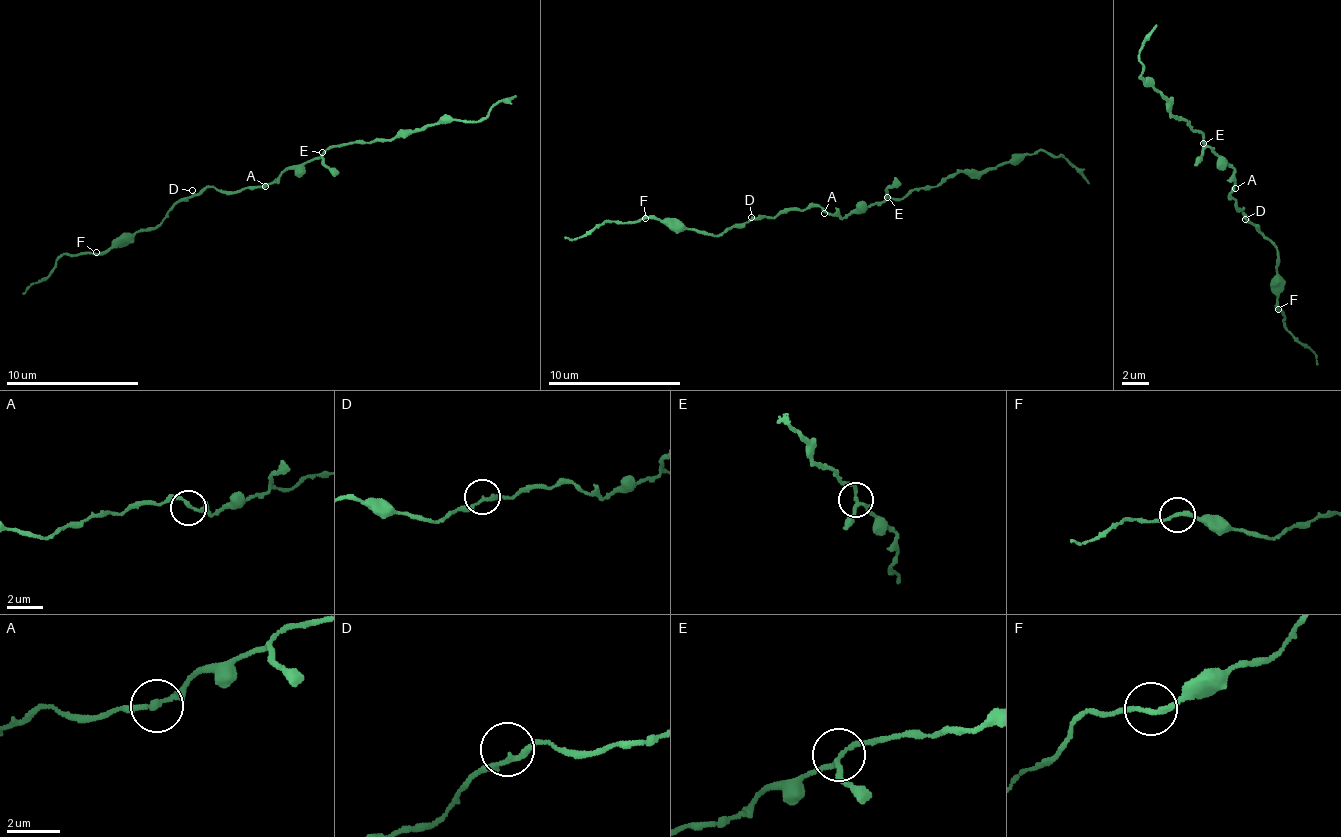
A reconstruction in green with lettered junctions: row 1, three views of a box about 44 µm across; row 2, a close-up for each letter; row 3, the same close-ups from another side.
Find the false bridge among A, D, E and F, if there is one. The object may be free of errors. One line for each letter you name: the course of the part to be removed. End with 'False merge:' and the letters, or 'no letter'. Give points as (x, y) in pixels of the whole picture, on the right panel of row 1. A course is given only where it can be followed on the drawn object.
False merge: no letter

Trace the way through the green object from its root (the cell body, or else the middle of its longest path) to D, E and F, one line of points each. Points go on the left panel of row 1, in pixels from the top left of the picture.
D: (268, 183), (235, 192), (222, 193), (212, 186), (202, 187), (196, 194), (192, 190)
E: (268, 183), (275, 182), (285, 171), (301, 169), (306, 160), (313, 159), (322, 152)
F: (268, 183), (232, 192), (202, 187), (174, 203), (153, 228), (123, 234), (96, 252)

